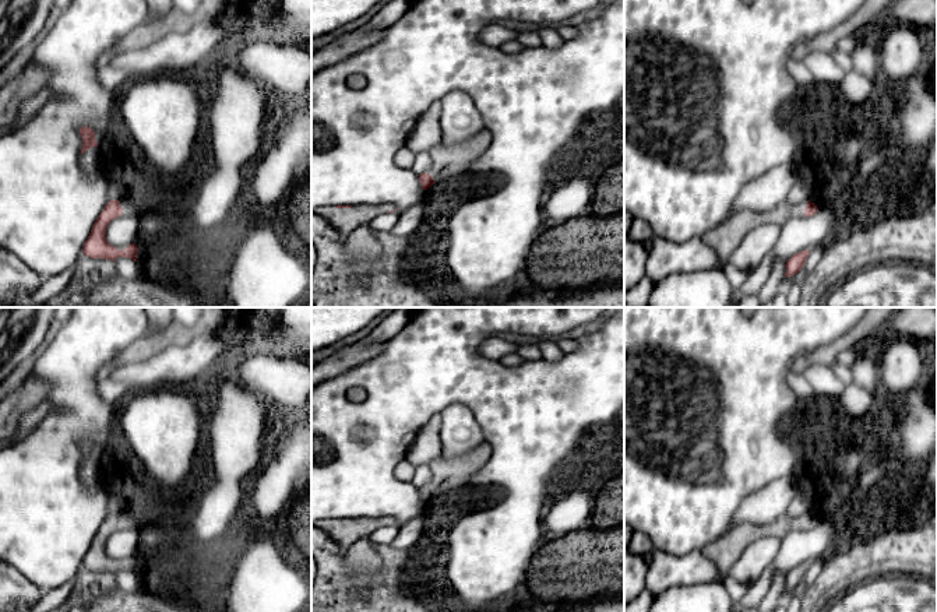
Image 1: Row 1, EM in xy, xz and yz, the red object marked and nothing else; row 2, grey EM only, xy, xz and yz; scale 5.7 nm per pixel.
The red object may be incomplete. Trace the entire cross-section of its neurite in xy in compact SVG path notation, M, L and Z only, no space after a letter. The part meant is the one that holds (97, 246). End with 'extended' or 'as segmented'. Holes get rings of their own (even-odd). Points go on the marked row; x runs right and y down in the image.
M110 200L96 218L88 239L84 243L82 253L91 258L105 258L115 261L119 257L127 257L137 261L138 247L135 243L119 250L106 240L108 225L120 215L141 219L141 210L127 200Z; extended

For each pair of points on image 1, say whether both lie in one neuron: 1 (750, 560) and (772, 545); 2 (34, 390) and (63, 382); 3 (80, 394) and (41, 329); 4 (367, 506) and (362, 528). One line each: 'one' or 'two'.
1: one
2: two
3: two
4: two

